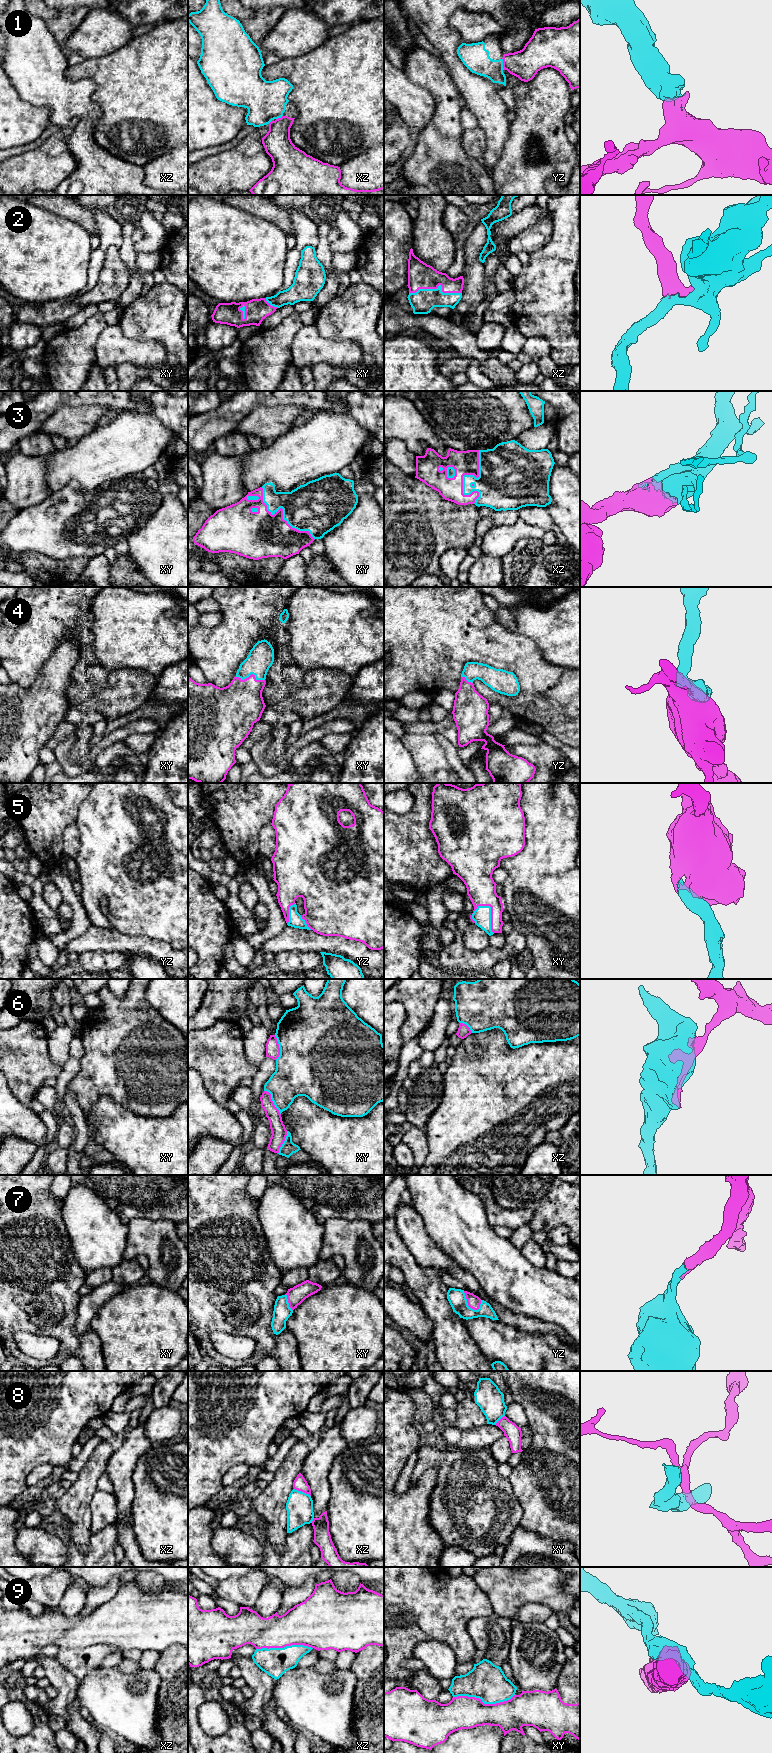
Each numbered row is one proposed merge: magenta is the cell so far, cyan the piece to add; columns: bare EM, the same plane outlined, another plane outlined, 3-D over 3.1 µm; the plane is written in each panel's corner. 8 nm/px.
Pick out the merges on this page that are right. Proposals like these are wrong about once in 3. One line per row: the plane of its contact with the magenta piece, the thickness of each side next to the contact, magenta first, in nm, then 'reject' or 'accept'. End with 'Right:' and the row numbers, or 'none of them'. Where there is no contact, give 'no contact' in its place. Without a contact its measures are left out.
1: meets magenta in yz; 240 nm thick on the magenta side, 220 nm on the other; accept
2: meets magenta in xz; 200 nm thick on the magenta side, 190 nm on the other; accept
3: meets magenta in xz; 190 nm thick on the magenta side, 260 nm on the other; accept
4: meets magenta in xy; 360 nm thick on the magenta side, 200 nm on the other; accept
5: meets magenta in xy; 240 nm thick on the magenta side, 140 nm on the other; accept
6: meets magenta in xy; 120 nm thick on the magenta side, 300 nm on the other; reject
7: meets magenta in yz; 100 nm thick on the magenta side, 140 nm on the other; accept
8: meets magenta in xz; 110 nm thick on the magenta side, 220 nm on the other; reject
9: meets magenta in xy; 260 nm thick on the magenta side, 300 nm on the other; reject
Right: 1, 2, 3, 4, 5, 7

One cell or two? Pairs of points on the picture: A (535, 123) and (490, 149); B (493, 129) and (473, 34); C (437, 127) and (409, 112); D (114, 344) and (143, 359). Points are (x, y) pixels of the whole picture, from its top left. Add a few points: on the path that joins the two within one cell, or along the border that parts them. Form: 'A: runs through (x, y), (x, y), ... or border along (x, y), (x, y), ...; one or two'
A: border along (510, 122), (508, 137), (501, 157), (497, 162); two
B: border along (450, 22), (450, 25), (457, 31), (463, 42); two
C: border along (434, 99), (434, 113), (429, 122), (419, 132); two
D: runs through (121, 349), (136, 352); one

